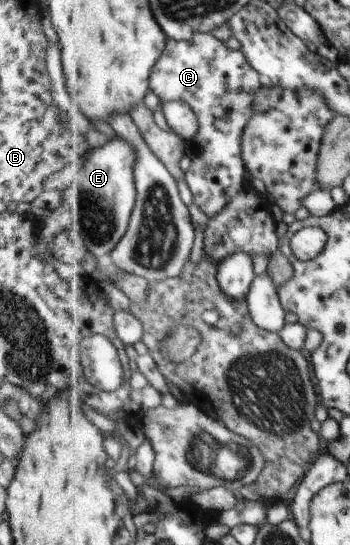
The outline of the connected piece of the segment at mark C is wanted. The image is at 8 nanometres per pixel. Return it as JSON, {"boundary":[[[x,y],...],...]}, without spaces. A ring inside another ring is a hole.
{"boundary":[[[197,33],[190,41],[168,39],[165,52],[154,66],[150,80],[151,91],[162,103],[173,102],[176,98],[188,102],[197,113],[200,131],[194,139],[198,155],[193,159],[185,177],[194,194],[196,205],[208,217],[217,216],[240,192],[245,189],[245,158],[242,157],[242,136],[253,116],[256,93],[265,84],[261,73],[250,65],[242,50],[229,49],[224,38],[216,39],[217,33]]]}

